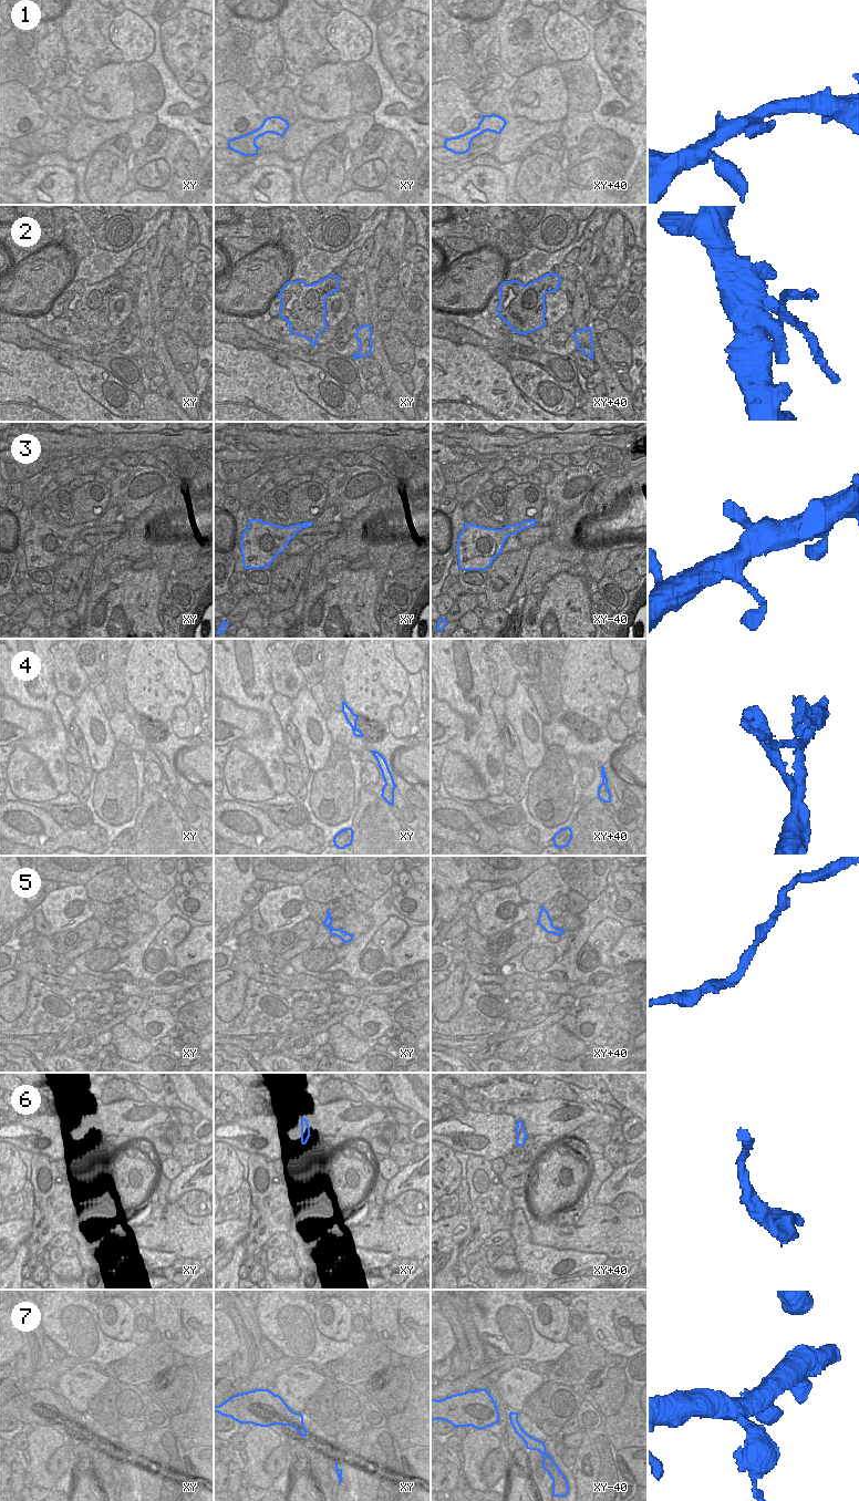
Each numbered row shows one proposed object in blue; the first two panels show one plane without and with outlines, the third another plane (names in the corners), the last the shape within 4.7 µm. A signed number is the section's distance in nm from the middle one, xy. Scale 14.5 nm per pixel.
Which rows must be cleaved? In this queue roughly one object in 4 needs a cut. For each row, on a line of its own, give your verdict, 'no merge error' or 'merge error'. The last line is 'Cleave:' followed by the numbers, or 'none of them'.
1: no merge error
2: merge error
3: no merge error
4: merge error
5: no merge error
6: no merge error
7: no merge error
Cleave: 2, 4

